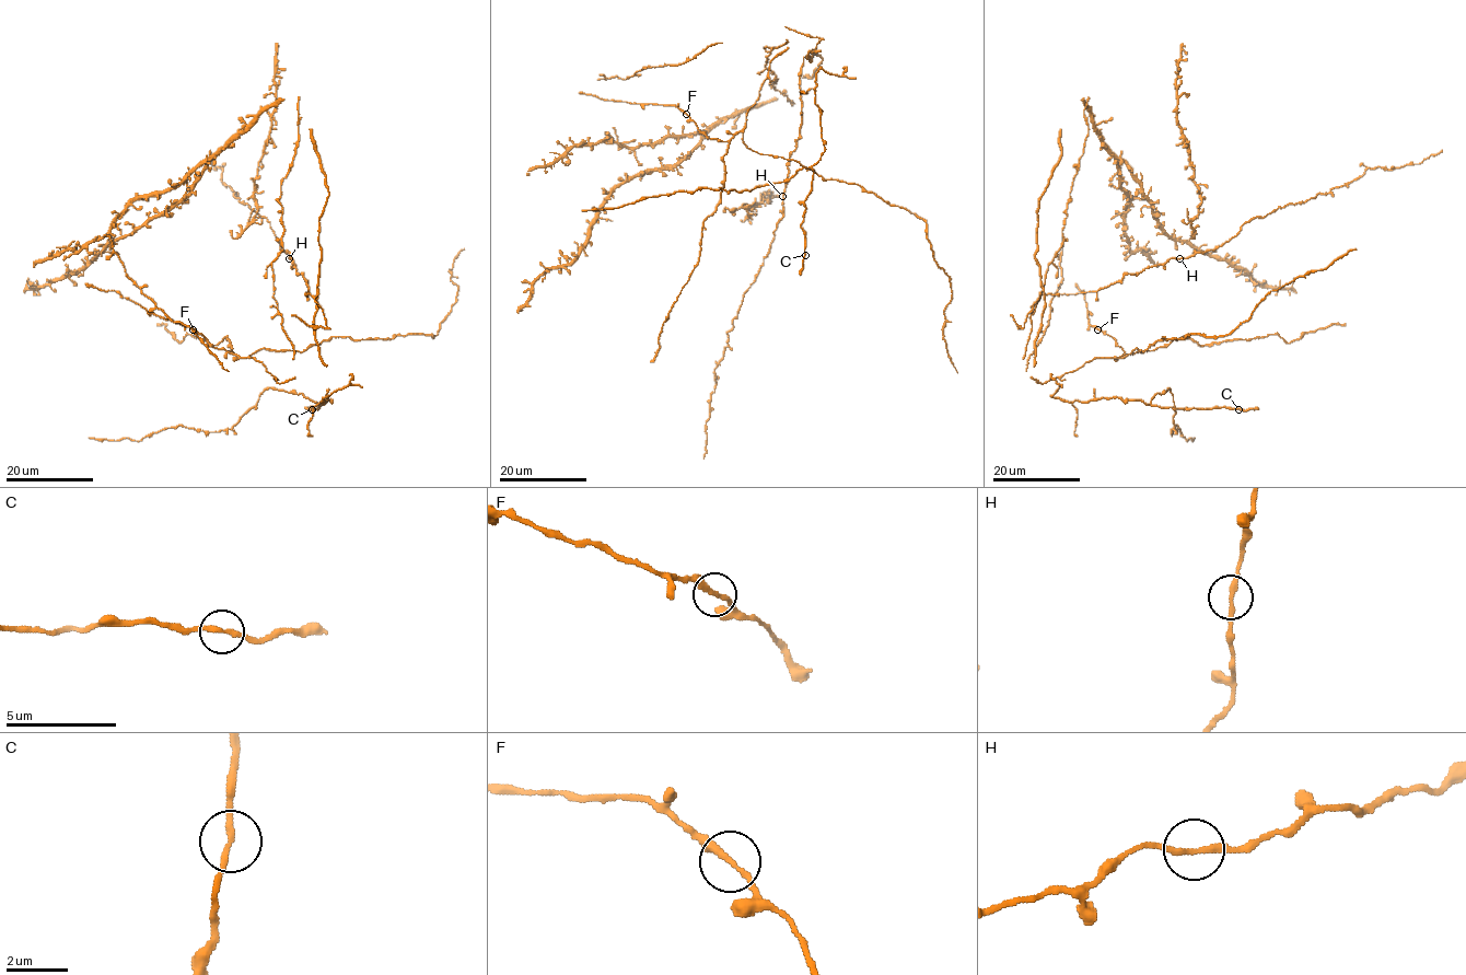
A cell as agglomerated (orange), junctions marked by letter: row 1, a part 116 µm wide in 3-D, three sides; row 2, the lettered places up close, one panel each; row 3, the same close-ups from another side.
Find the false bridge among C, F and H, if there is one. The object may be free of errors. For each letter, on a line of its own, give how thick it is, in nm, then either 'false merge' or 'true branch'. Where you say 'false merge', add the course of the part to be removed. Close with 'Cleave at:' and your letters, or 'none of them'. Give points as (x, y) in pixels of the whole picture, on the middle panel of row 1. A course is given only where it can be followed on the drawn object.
C: 200 nm thick; true branch
F: 220 nm thick; true branch
H: 200 nm thick; true branch
Cleave at: none of them

